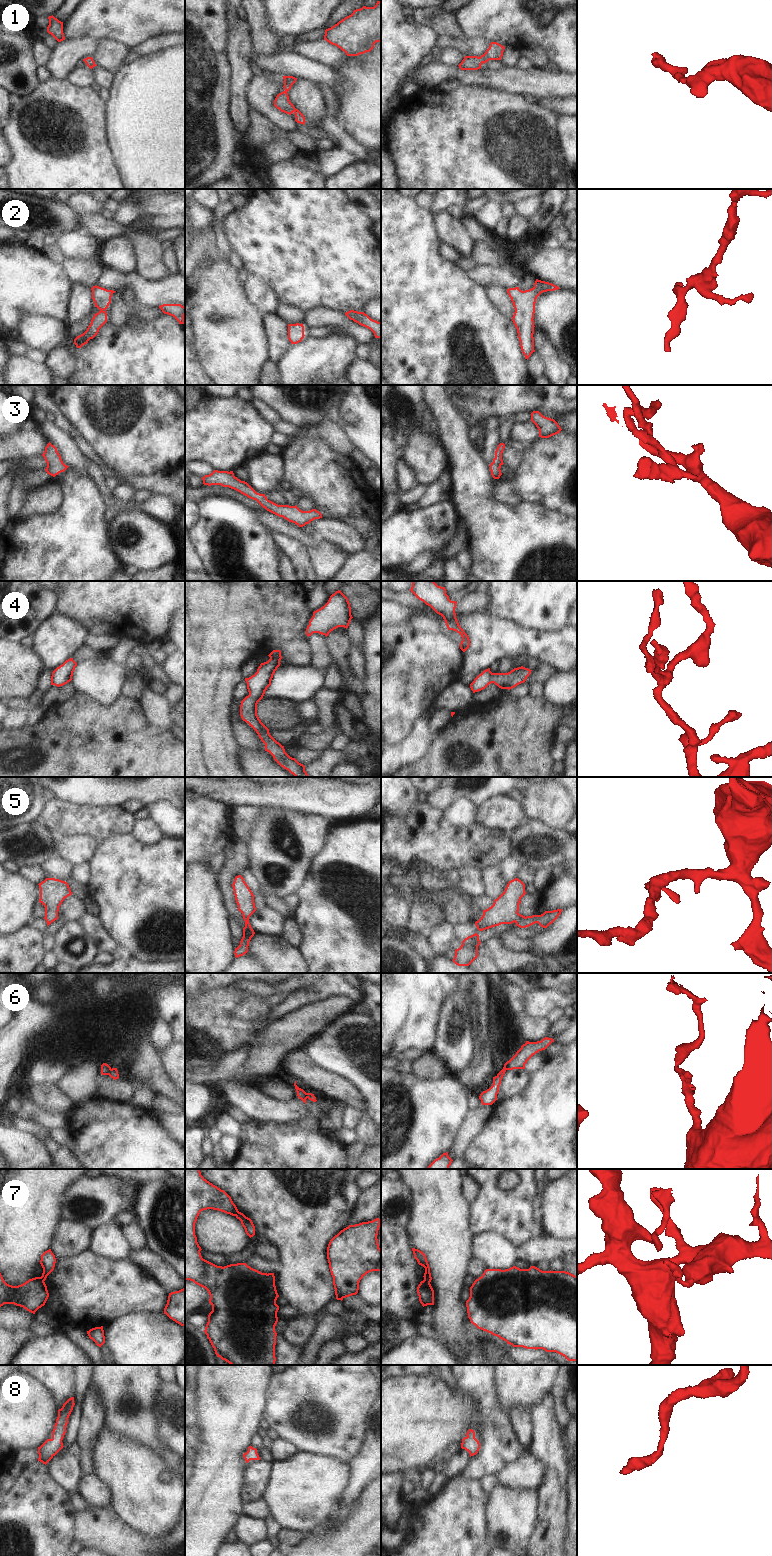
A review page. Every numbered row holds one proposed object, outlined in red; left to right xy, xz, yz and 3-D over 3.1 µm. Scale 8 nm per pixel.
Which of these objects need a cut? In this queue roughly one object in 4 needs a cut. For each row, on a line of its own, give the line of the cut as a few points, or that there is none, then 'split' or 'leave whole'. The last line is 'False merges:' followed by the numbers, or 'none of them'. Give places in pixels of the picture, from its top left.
1: no cut | leave whole
2: no cut | leave whole
3: no cut | leave whole
4: no cut | leave whole
5: no cut | leave whole
6: xy (111, 1069), (107, 1074) | split
7: yz (424, 1279), (429, 1283) | split
8: no cut | leave whole
False merges: 6, 7

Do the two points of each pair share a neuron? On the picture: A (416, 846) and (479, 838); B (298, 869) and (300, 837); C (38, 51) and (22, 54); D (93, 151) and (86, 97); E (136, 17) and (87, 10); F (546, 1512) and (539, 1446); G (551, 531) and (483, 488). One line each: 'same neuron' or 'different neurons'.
A: same neuron
B: same neuron
C: different neurons
D: same neuron
E: same neuron
F: same neuron
G: same neuron

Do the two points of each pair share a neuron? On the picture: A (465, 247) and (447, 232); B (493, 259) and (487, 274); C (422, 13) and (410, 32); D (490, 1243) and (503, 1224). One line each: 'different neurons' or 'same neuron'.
A: same neuron
B: different neurons
C: different neurons
D: different neurons

